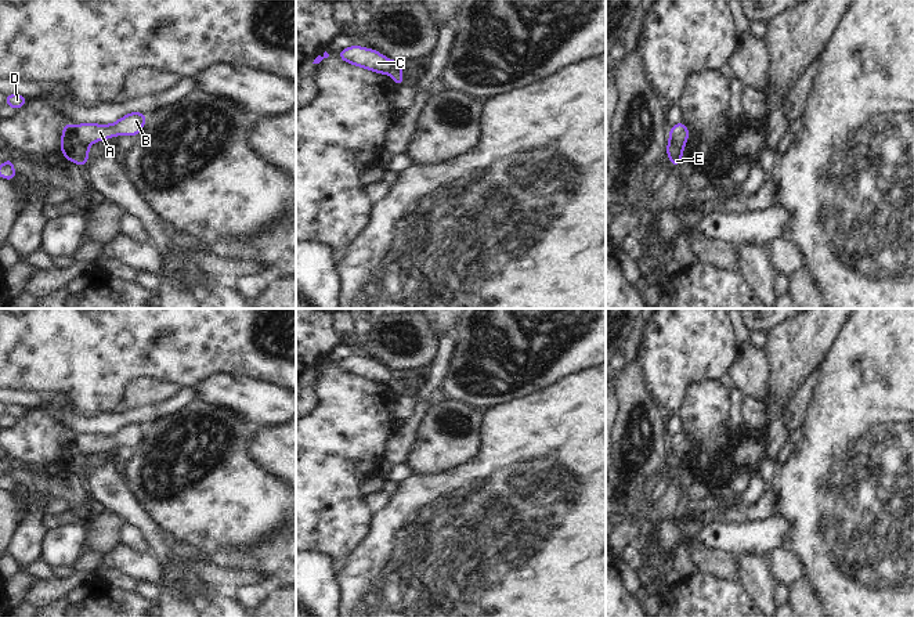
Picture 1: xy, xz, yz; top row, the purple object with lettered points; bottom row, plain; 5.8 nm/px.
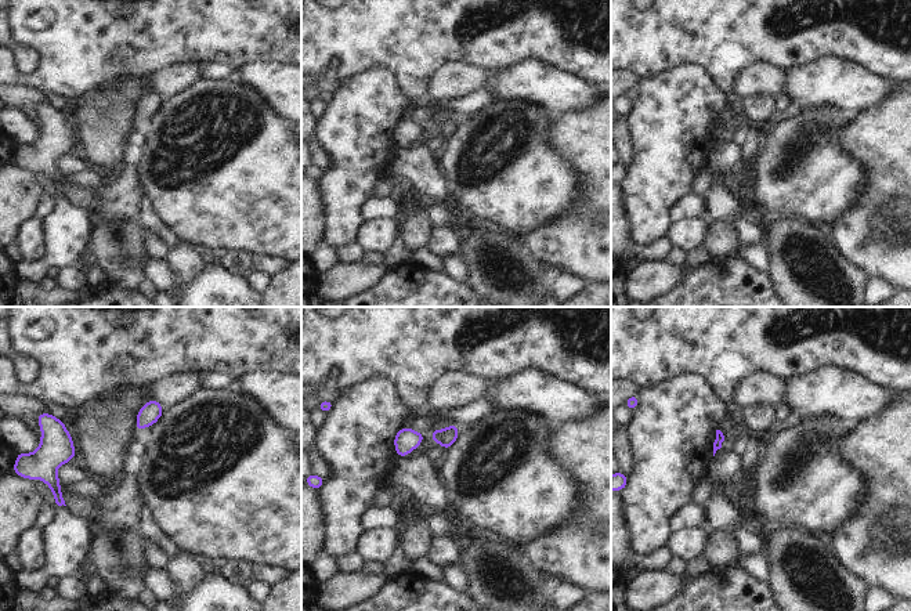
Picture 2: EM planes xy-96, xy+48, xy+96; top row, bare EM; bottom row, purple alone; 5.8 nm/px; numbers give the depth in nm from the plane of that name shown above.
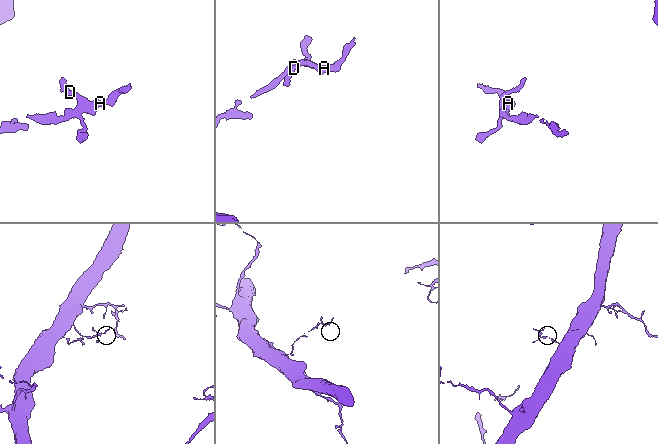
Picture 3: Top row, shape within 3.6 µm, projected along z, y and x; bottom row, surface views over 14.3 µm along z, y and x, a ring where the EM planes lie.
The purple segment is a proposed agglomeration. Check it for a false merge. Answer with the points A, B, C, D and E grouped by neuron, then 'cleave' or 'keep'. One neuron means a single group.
A B / C D E; cleave

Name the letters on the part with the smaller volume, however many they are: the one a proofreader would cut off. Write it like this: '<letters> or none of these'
A, B

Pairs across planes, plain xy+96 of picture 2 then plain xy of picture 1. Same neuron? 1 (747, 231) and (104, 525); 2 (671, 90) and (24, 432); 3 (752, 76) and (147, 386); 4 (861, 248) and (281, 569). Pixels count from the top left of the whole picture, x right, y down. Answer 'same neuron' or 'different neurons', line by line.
1: different neurons
2: same neuron
3: same neuron
4: same neuron

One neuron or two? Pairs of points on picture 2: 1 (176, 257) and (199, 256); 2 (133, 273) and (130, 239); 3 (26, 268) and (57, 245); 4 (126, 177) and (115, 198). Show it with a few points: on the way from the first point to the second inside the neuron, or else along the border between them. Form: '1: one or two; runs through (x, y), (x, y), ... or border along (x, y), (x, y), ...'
1: one; runs through (181, 257), (194, 257)
2: one; runs through (130, 264), (130, 248)
3: one; runs through (35, 268), (54, 253)
4: one; runs through (126, 183), (120, 192)

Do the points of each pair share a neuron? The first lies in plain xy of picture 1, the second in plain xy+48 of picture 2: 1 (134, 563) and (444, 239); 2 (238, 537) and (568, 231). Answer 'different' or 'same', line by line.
1: same
2: different

